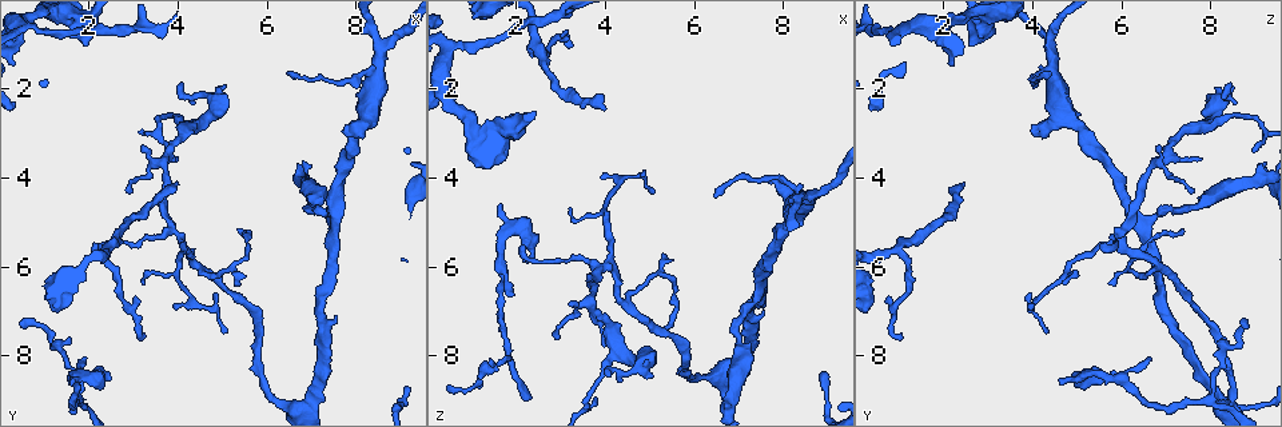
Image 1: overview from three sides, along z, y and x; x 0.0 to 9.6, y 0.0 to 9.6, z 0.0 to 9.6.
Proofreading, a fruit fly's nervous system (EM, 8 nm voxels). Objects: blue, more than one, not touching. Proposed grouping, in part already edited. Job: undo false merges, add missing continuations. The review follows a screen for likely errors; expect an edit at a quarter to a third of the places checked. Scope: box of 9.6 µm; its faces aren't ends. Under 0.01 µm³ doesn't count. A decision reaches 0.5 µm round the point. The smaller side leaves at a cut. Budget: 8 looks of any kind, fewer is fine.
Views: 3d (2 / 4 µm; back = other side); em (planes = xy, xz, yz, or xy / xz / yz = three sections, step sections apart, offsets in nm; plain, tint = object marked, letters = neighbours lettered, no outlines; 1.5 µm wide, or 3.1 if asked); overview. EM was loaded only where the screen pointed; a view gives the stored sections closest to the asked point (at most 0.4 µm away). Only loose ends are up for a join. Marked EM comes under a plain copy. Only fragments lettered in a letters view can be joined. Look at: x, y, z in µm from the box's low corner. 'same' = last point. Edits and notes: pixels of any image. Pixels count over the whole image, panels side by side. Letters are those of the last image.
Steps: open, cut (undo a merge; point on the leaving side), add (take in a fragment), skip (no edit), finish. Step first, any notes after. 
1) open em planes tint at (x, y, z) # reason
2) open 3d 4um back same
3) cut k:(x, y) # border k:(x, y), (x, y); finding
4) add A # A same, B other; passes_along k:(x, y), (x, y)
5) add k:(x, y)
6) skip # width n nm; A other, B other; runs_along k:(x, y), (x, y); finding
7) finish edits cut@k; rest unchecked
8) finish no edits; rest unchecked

open 3d 4um at (1.55, 8.55, 4.65) # branch stops here

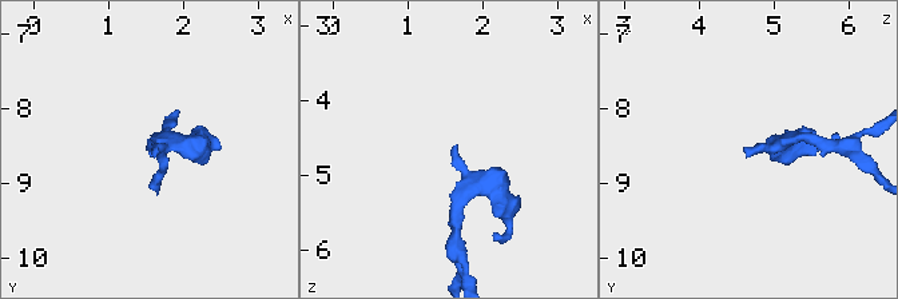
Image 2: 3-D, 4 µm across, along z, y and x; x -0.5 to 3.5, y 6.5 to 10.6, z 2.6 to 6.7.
open em planes letters at (1.60, 8.55, 4.55)

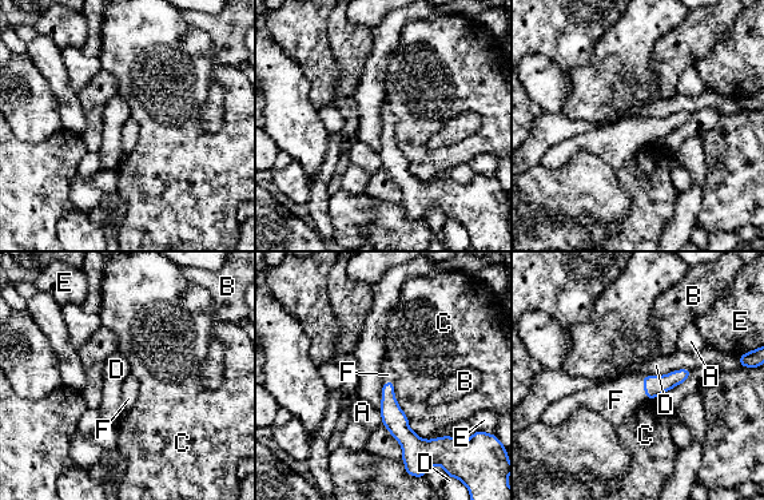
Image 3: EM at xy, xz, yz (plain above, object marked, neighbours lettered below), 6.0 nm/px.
add F # A other, B other, C other, D other, E other, F same; passes_along 3:(655, 385), (644, 388), (616, 400); the neuron continues

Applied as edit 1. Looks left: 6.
open overview

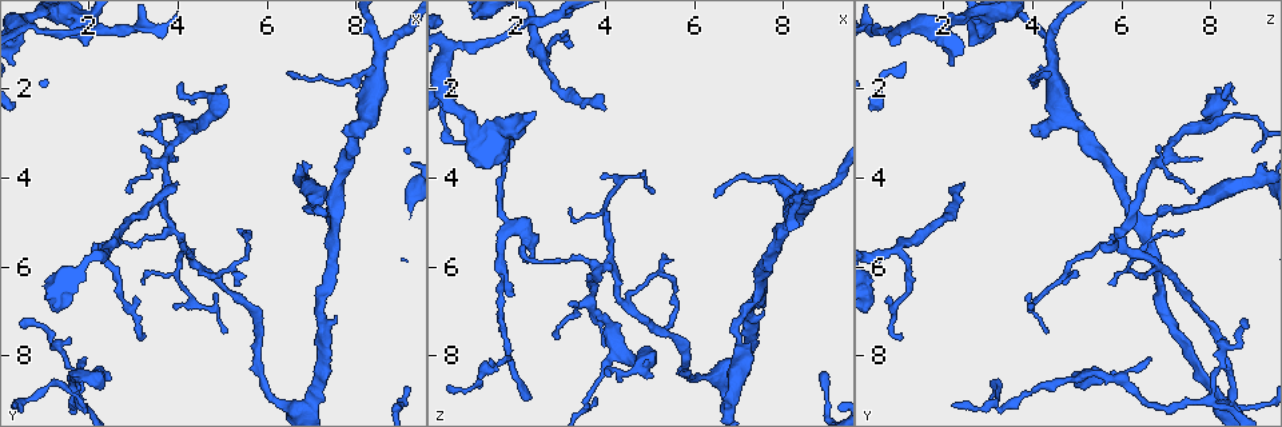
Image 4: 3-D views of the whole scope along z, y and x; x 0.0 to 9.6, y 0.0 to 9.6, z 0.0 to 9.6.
open 3d 2um at (3.20, 7.50, 1.05) # tapers out

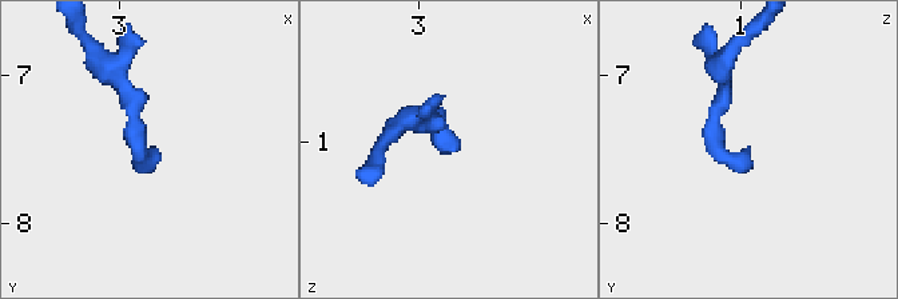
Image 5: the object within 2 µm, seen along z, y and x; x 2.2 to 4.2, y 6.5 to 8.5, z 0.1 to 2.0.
open em planes letters at (3.22, 7.50, 1.08)

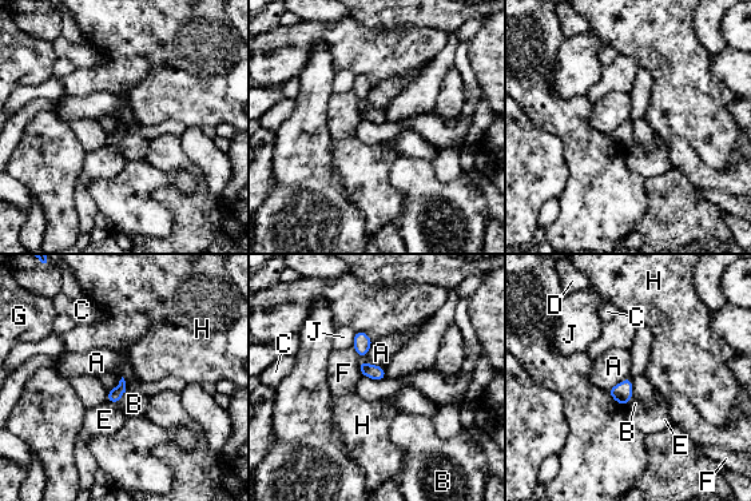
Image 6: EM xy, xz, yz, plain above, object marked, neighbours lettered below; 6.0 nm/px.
skip # width 80 nm; A other, B other, C other, D other, E other, F other, G other, H other, J other; border 6:(360, 361), (384, 368); no lettered fragment goes on from it

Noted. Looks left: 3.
open 3d 2um at (1.75, 9.05, 7.95) # sharp bend

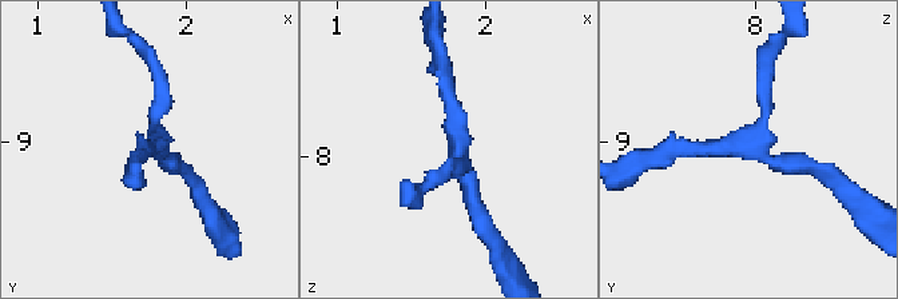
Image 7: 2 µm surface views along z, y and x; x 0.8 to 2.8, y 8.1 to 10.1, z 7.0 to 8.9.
open em yz step 8 tint at (1.78, 9.00, 7.96) # arms 3; now the EM

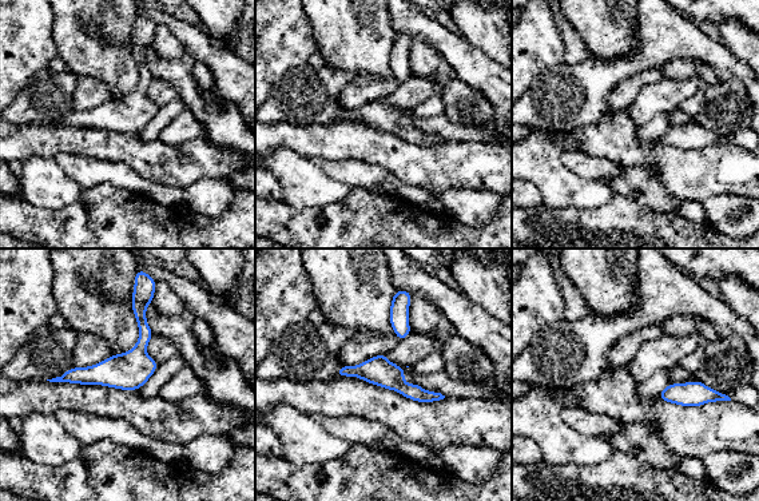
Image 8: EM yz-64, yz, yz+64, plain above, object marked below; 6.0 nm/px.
open em xy step 4 letters same

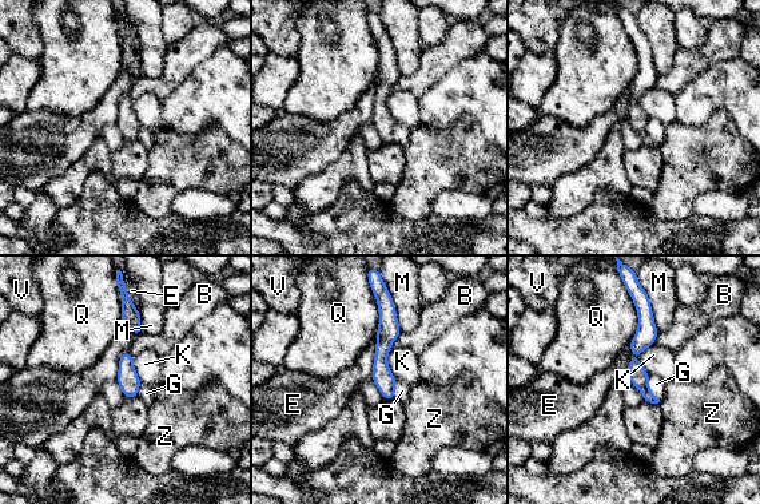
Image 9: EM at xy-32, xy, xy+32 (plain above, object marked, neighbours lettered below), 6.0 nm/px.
skip # width 110 nm; B other, E other, G other, K other, M other, Q other, V other, Z other; border 9:(375, 338), (375, 357), (370, 379); all the same neuron

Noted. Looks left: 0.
finish edits add@3; rest unchecked

